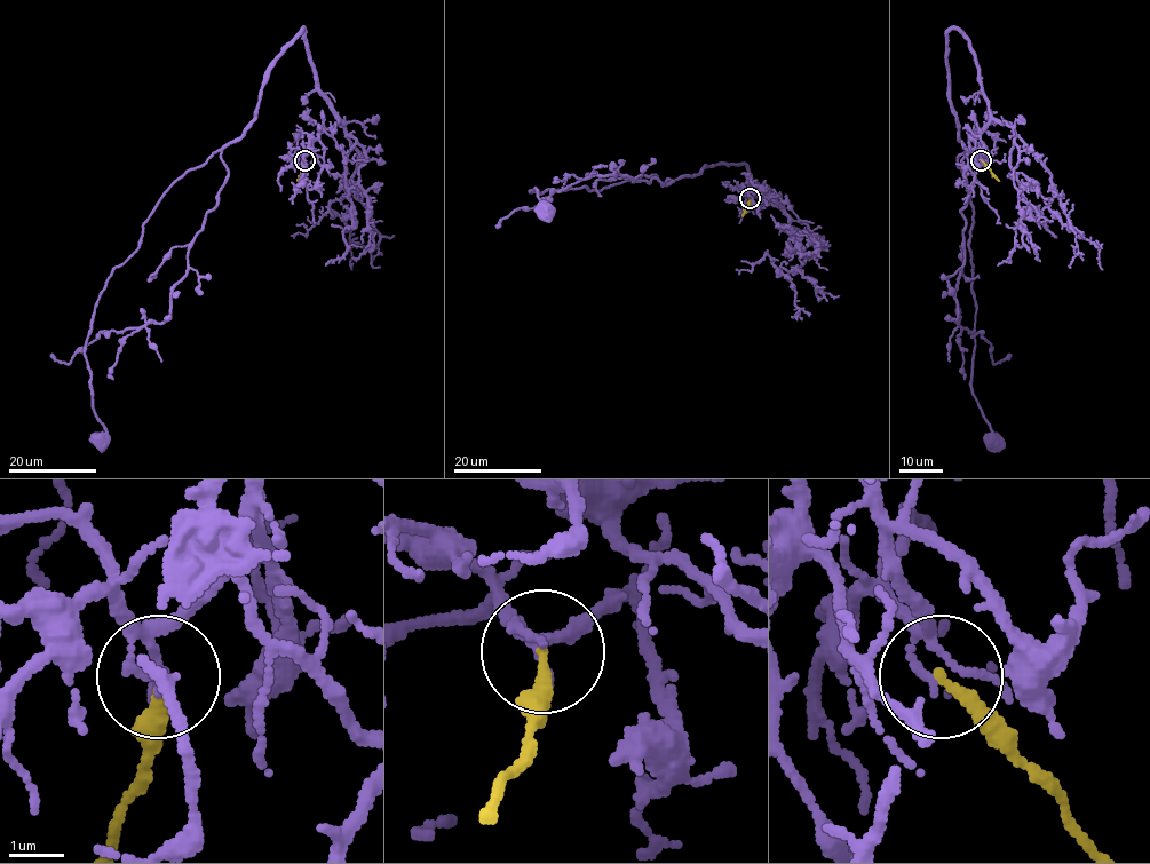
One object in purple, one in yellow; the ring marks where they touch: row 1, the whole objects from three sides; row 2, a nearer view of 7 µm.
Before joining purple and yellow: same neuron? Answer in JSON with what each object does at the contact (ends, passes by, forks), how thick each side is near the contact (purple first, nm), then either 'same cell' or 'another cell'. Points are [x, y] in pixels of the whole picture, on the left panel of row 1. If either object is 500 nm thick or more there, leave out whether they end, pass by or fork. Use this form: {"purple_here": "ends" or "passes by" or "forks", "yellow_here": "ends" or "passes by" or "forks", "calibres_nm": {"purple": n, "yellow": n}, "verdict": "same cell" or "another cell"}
{"purple_here": "ends", "yellow_here": "ends", "calibres_nm": {"purple": 140, "yellow": 220}, "verdict": "another cell"}

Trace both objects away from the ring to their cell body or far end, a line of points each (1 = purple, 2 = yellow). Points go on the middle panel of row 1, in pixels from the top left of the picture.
1: (750, 198), (783, 207), (752, 188), (745, 164), (720, 164), (530, 190), (546, 209)
2: (750, 198), (743, 216)

